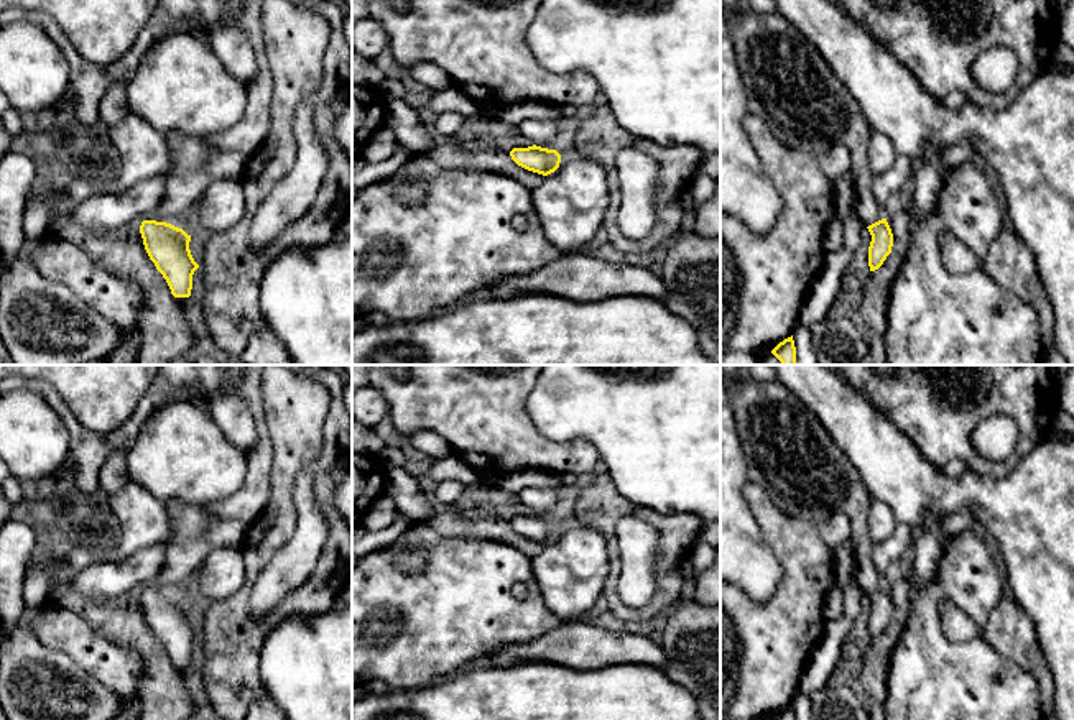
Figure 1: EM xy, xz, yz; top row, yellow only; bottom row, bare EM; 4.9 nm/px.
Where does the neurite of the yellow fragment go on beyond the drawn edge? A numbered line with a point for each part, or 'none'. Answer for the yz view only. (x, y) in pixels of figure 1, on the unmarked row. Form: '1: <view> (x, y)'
1: yz (788, 452)

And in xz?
none

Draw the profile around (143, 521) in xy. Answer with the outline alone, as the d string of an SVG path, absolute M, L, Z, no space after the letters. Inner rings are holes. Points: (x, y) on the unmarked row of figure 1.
M130 477L109 496L109 506L118 521L120 538L112 542L107 562L120 562L143 547L163 544L174 531L164 503Z

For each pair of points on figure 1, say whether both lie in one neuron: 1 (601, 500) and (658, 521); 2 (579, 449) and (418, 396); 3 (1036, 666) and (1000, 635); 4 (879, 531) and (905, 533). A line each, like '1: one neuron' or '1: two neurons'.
1: one neuron
2: one neuron
3: one neuron
4: two neurons

